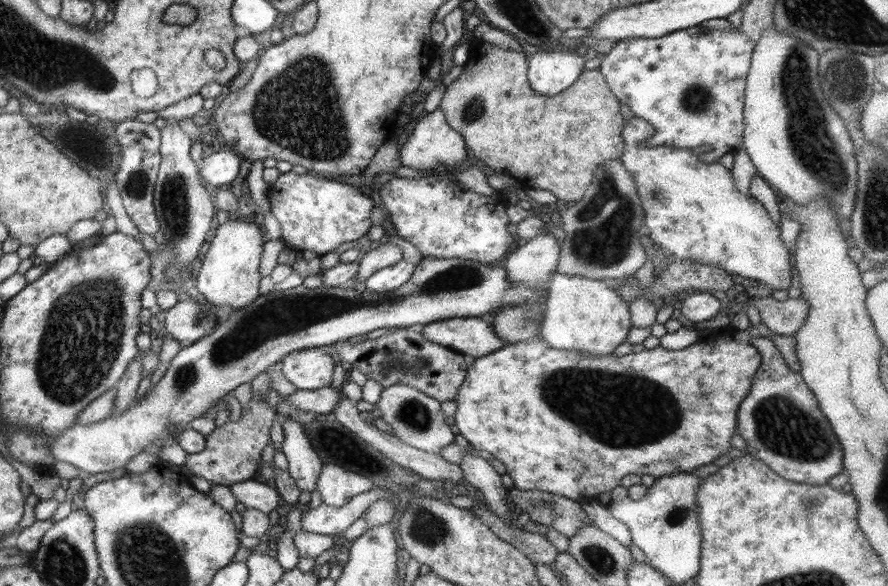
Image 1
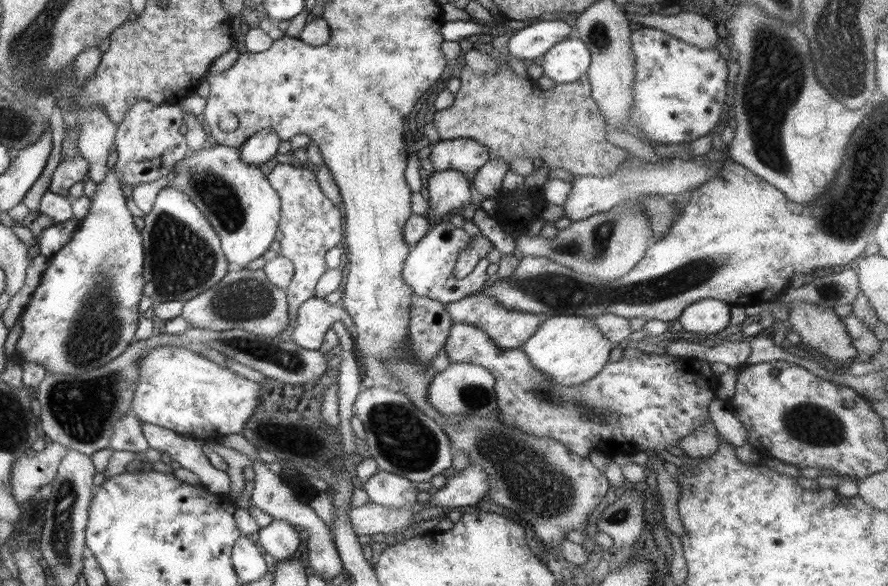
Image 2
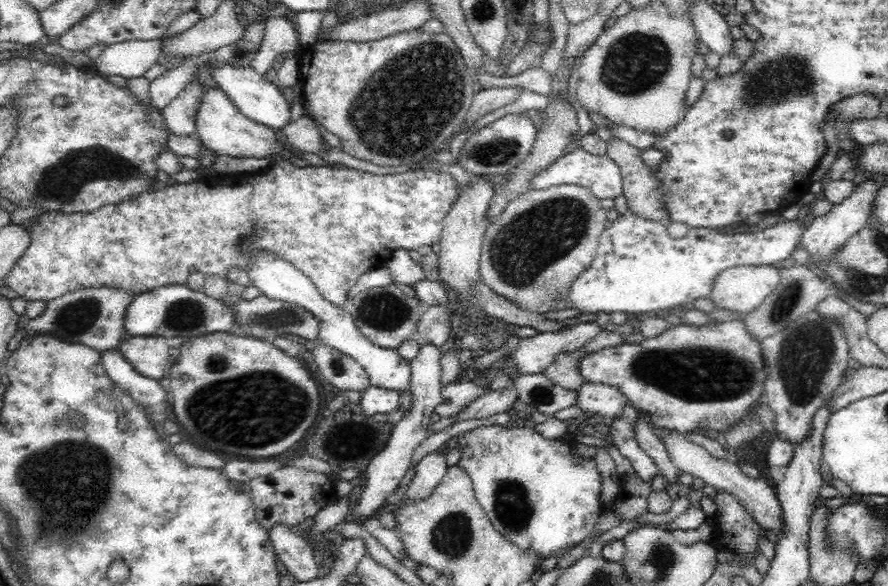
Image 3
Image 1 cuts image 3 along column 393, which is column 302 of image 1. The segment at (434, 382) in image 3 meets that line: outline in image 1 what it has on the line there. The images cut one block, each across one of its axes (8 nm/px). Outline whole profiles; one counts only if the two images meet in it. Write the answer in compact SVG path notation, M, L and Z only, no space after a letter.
M287 418L283 422L281 452L288 462L287 472L293 478L295 487L305 499L316 488L317 478L321 470L322 462L318 454L313 450L307 430L302 424Z

